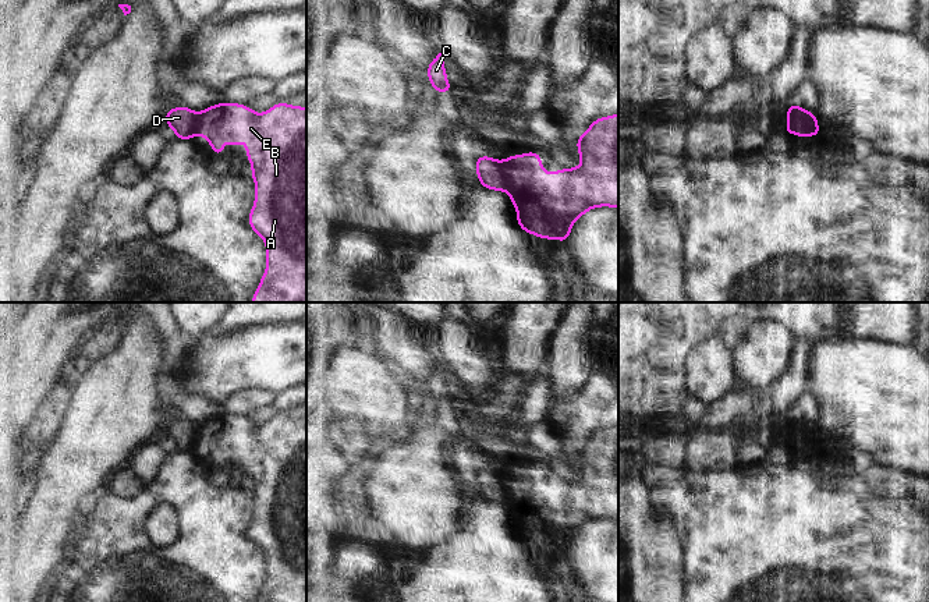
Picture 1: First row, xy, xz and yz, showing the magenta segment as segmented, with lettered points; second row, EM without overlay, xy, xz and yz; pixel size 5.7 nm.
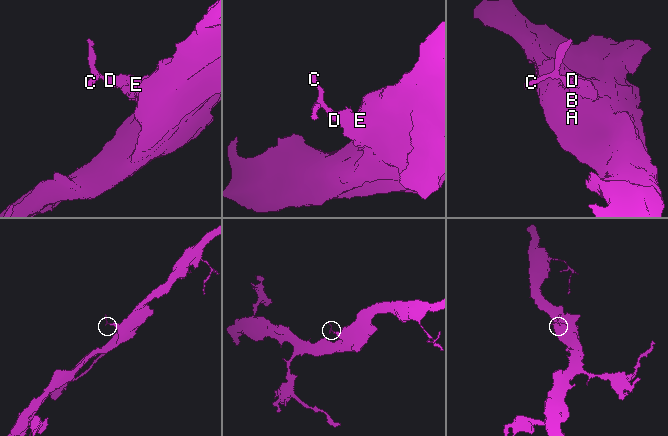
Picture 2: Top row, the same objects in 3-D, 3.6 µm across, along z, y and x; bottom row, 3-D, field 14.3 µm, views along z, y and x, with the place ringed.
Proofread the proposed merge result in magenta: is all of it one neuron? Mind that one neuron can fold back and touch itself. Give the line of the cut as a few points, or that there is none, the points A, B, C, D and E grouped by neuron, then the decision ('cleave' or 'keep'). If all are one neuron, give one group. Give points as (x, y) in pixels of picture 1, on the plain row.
cut in xz along (500, 475), (507, 500); A B E / C D; cleave

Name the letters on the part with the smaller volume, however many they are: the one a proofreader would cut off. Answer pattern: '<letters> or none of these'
C, D

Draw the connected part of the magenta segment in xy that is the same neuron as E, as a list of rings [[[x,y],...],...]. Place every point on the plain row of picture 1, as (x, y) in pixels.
[[[224,414],[220,417],[214,417],[195,428],[192,449],[198,446],[202,446],[209,453],[209,456],[213,460],[213,465],[217,468],[221,468],[224,460],[224,453],[220,450],[221,447],[228,449],[230,458],[233,461],[238,458],[238,453],[241,450],[247,456],[247,470],[253,478],[251,486],[256,497],[255,518],[249,525],[249,539],[266,553],[266,564],[267,564],[266,585],[260,591],[260,598],[258,602],[306,602],[306,419],[294,419],[280,414],[272,421],[269,421],[265,426],[256,426],[249,421],[249,418]]]

